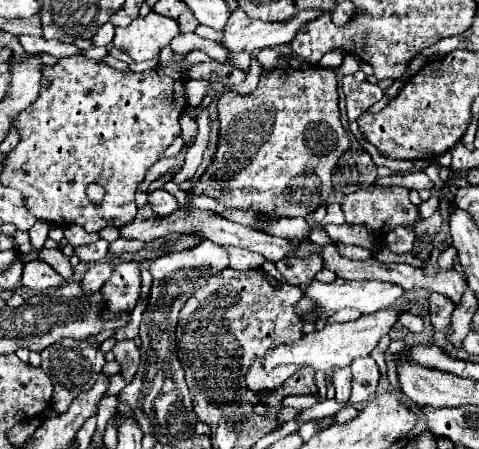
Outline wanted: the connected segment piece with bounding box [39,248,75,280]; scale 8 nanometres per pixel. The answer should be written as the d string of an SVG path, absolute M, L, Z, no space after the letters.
M41 248L39 250L39 258L41 260L45 260L47 264L51 264L65 280L69 280L69 278L73 278L73 274L75 274L75 270L73 270L73 266L71 266L71 262L69 262L69 258L67 256L63 256L63 252L59 250L59 248L53 248L53 250L47 250L47 248Z

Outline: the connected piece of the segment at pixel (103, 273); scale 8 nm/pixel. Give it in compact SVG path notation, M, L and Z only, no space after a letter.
M103 262L103 264L93 264L93 266L87 270L87 274L83 276L83 280L81 280L83 294L95 294L95 292L99 292L99 288L101 288L103 282L111 276L111 272L113 272L113 268L111 268L111 264L107 264L107 262Z

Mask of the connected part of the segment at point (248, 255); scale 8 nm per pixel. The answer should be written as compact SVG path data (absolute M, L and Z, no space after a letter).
M227 246L227 252L229 252L229 266L239 272L245 272L249 268L261 268L265 262L263 256L259 256L257 252L251 252L251 250Z

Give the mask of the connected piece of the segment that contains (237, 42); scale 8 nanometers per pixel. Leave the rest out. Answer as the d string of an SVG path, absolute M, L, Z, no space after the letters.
M237 6L223 30L223 40L221 46L227 48L229 52L253 52L261 48L271 48L271 46L281 46L289 44L291 38L295 38L295 32L305 24L307 20L319 16L319 12L309 10L309 12L299 12L295 20L289 22L261 22L249 18L241 6Z

